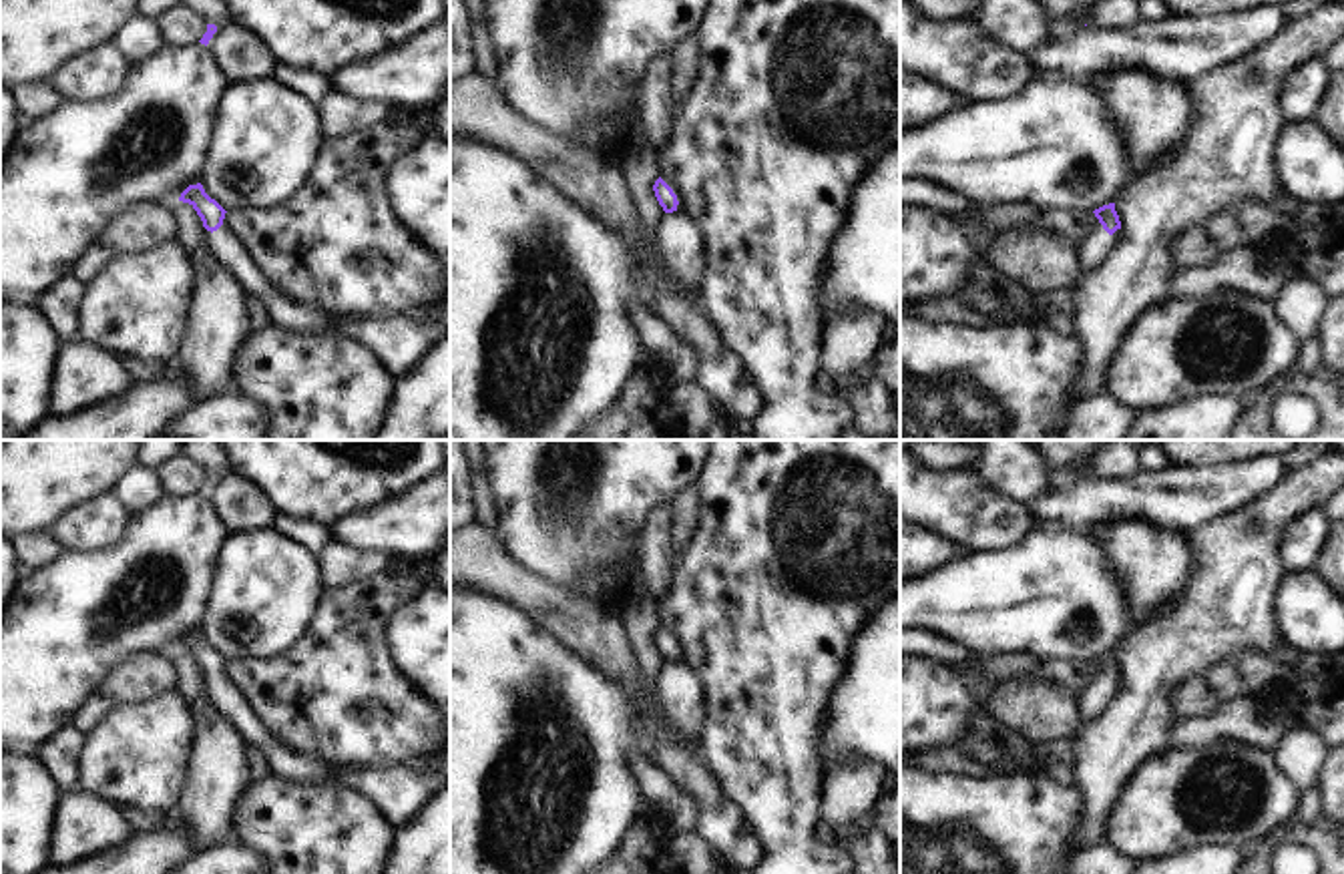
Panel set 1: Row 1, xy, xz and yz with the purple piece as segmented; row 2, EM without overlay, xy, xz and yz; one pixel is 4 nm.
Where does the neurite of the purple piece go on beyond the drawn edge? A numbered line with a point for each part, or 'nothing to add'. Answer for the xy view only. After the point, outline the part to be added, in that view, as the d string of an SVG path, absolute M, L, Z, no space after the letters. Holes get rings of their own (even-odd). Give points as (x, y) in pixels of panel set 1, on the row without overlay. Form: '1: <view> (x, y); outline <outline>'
1: xy (398, 792); outline M225 673L213 683L203 679L203 695L245 741L263 753L273 778L299 786L348 786L368 798L394 828L418 818L424 804L442 788L450 770L450 755L424 770L406 766L386 766L382 770L333 768L275 739L259 723L245 697Z

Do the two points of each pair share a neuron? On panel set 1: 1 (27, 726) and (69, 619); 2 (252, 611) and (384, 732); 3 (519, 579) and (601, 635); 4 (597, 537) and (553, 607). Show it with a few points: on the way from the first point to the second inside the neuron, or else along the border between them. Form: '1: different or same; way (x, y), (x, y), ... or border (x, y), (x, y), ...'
1: same; way (27, 700), (27, 670), (51, 645)
2: different; border (316, 605), (288, 647), (244, 658)
3: same; way (539, 597), (581, 623)
4: different; border (523, 565), (575, 591)

